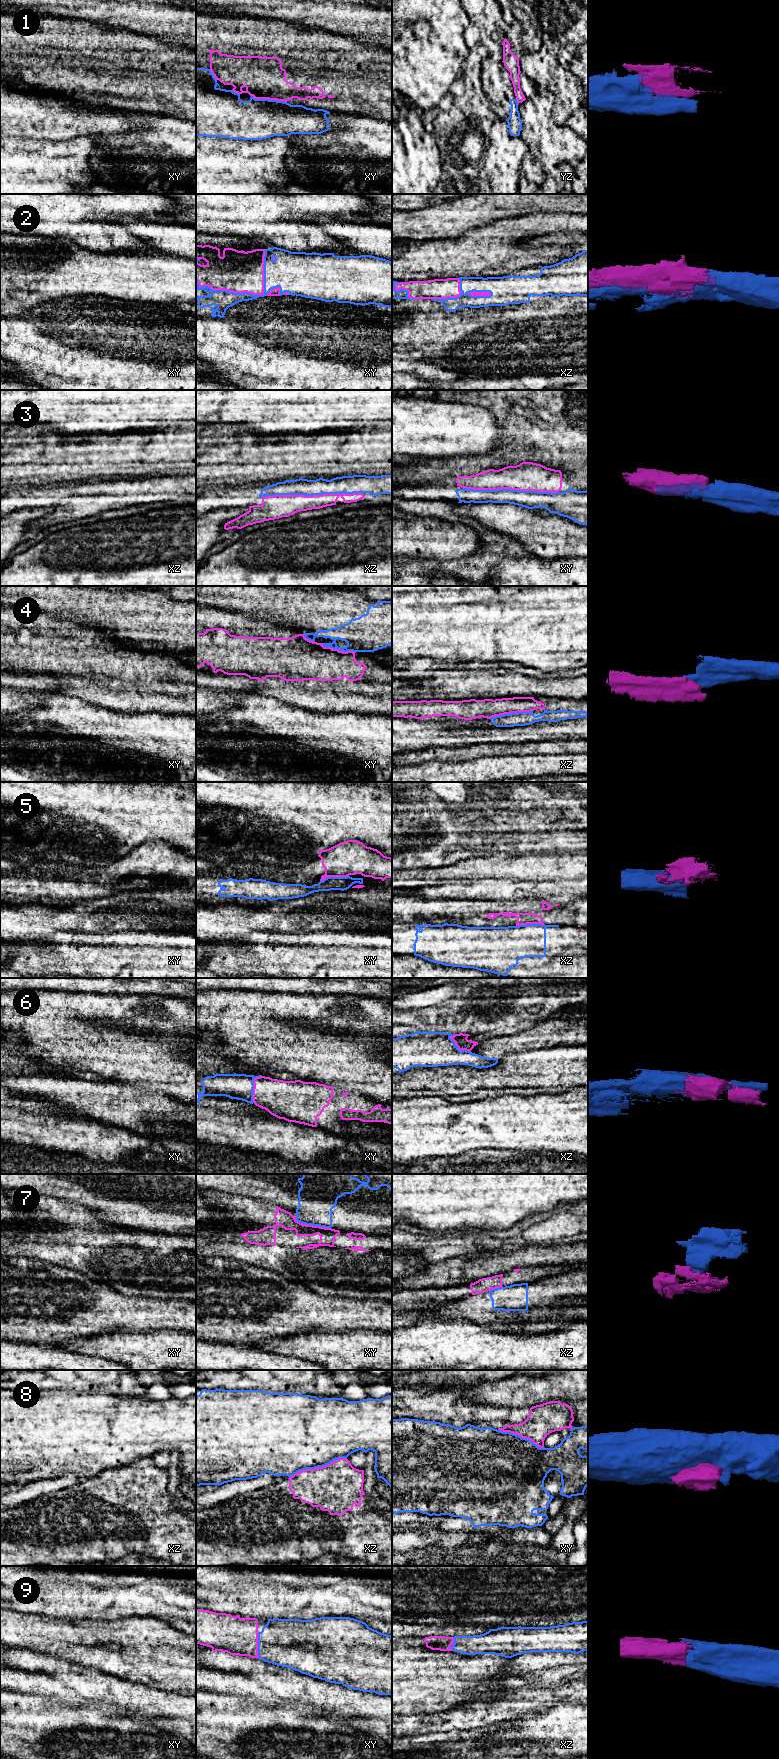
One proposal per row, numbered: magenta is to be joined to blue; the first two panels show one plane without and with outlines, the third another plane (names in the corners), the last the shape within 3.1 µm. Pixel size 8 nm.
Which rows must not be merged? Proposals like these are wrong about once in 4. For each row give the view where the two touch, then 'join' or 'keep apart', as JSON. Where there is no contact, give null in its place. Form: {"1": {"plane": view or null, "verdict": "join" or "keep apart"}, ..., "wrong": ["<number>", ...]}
{"1": {"plane": "xy", "verdict": "keep apart"}, "2": {"plane": "xy", "verdict": "join"}, "3": {"plane": "xz", "verdict": "join"}, "4": {"plane": "xz", "verdict": "keep apart"}, "5": {"plane": "xy", "verdict": "keep apart"}, "6": {"plane": "xy", "verdict": "join"}, "7": {"plane": "xy", "verdict": "keep apart"}, "8": {"plane": "xz", "verdict": "join"}, "9": {"plane": "xy", "verdict": "join"}, "wrong": ["1", "4", "5", "7"]}

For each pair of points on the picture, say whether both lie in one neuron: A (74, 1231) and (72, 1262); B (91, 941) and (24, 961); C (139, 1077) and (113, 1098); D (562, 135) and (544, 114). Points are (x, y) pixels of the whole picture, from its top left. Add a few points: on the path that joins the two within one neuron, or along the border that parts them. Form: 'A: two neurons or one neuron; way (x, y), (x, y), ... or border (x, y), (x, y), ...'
A: one neuron; way (71, 1239), (72, 1254)
B: one neuron; way (74, 941), (69, 941), (56, 954), (41, 956)
C: two neurons; border (107, 1081), (128, 1083), (152, 1093)
D: one neuron; way (557, 131), (545, 119)

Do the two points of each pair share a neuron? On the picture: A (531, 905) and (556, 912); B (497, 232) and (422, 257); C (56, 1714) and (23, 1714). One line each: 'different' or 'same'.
A: same
B: same
C: same

